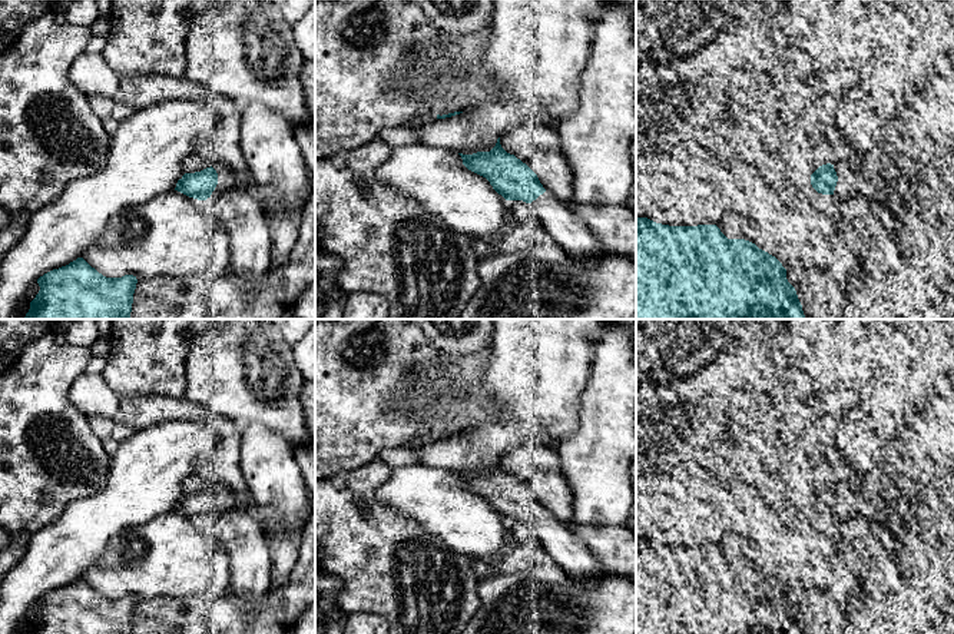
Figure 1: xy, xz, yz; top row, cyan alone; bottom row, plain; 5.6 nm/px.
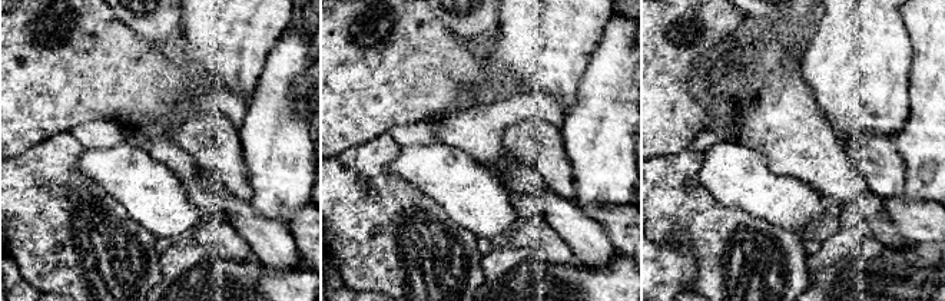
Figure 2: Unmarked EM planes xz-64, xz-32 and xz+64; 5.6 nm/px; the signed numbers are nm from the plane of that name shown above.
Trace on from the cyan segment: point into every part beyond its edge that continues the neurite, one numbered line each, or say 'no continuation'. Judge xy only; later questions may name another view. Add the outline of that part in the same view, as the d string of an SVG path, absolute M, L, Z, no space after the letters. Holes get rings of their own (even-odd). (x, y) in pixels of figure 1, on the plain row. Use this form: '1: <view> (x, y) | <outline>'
1: xy (225, 498) | M212 484L212 488L218 494L218 505L211 517L222 514L223 511L229 509L235 502L235 497L226 485Z

